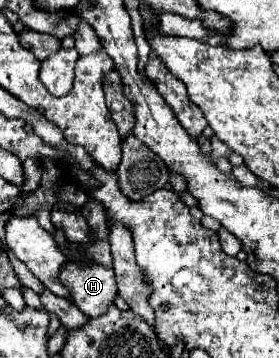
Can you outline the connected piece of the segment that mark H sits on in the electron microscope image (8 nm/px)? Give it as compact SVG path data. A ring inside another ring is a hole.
M68 260L62 270L60 270L60 282L68 288L72 302L90 318L96 318L106 312L106 306L114 302L116 296L116 282L114 282L114 270L100 266L96 262L86 264L86 262L72 262Z

